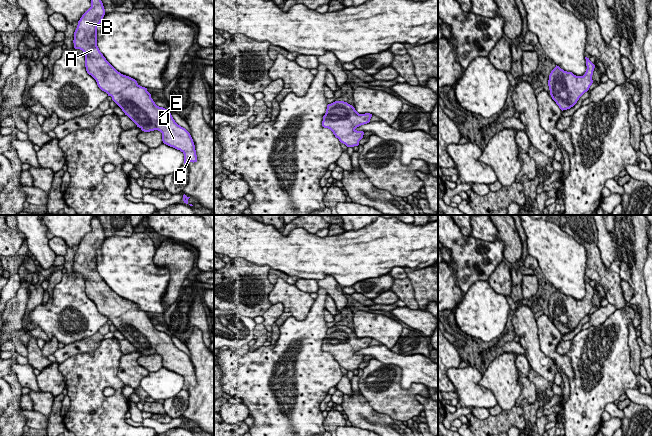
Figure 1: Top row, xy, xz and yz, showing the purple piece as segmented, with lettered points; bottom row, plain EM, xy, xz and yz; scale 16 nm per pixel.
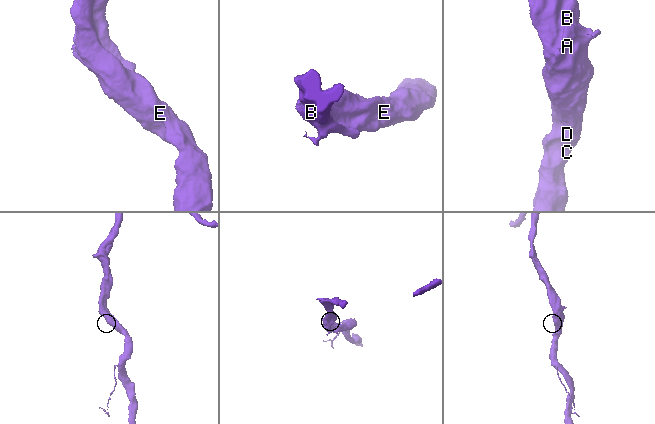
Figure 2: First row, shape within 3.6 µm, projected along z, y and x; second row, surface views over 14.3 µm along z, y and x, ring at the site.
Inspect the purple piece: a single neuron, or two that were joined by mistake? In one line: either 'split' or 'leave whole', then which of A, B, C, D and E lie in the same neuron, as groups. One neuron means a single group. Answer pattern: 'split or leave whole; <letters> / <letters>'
leave whole; A B C D E

